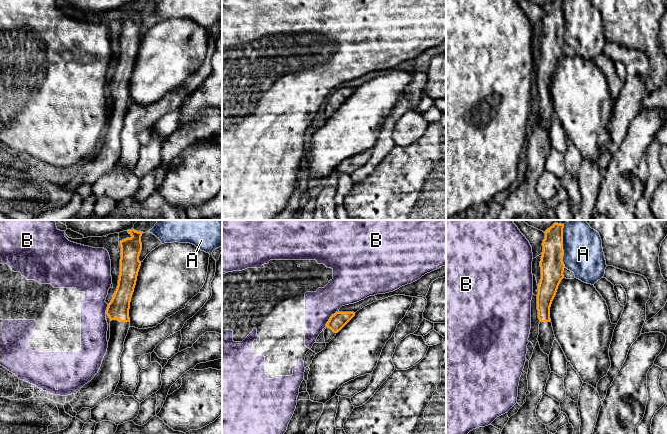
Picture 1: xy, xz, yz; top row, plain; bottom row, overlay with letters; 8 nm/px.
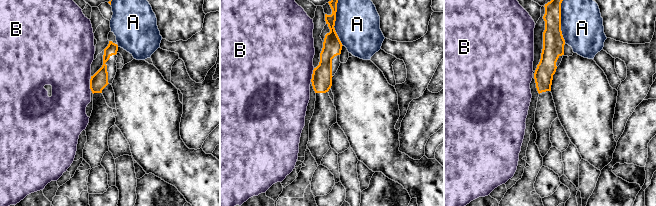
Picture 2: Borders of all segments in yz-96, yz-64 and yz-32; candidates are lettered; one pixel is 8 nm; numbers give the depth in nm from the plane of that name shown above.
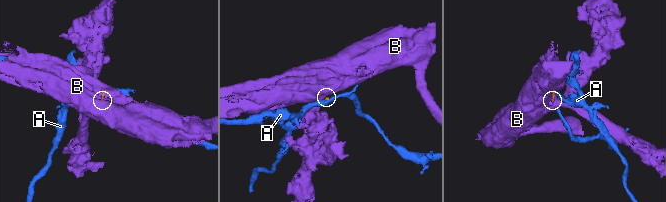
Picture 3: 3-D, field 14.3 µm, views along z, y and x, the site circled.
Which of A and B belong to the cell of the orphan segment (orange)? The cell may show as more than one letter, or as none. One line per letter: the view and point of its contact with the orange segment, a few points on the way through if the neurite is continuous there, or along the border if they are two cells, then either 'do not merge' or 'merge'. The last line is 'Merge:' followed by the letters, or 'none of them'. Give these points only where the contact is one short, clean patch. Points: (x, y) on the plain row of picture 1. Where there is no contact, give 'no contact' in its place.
A: meets orange in yz at (562, 22); do not merge
B: meets orange in xz at (330, 94); border along xz (337, 87), (325, 101); do not merge
Merge: none of them

